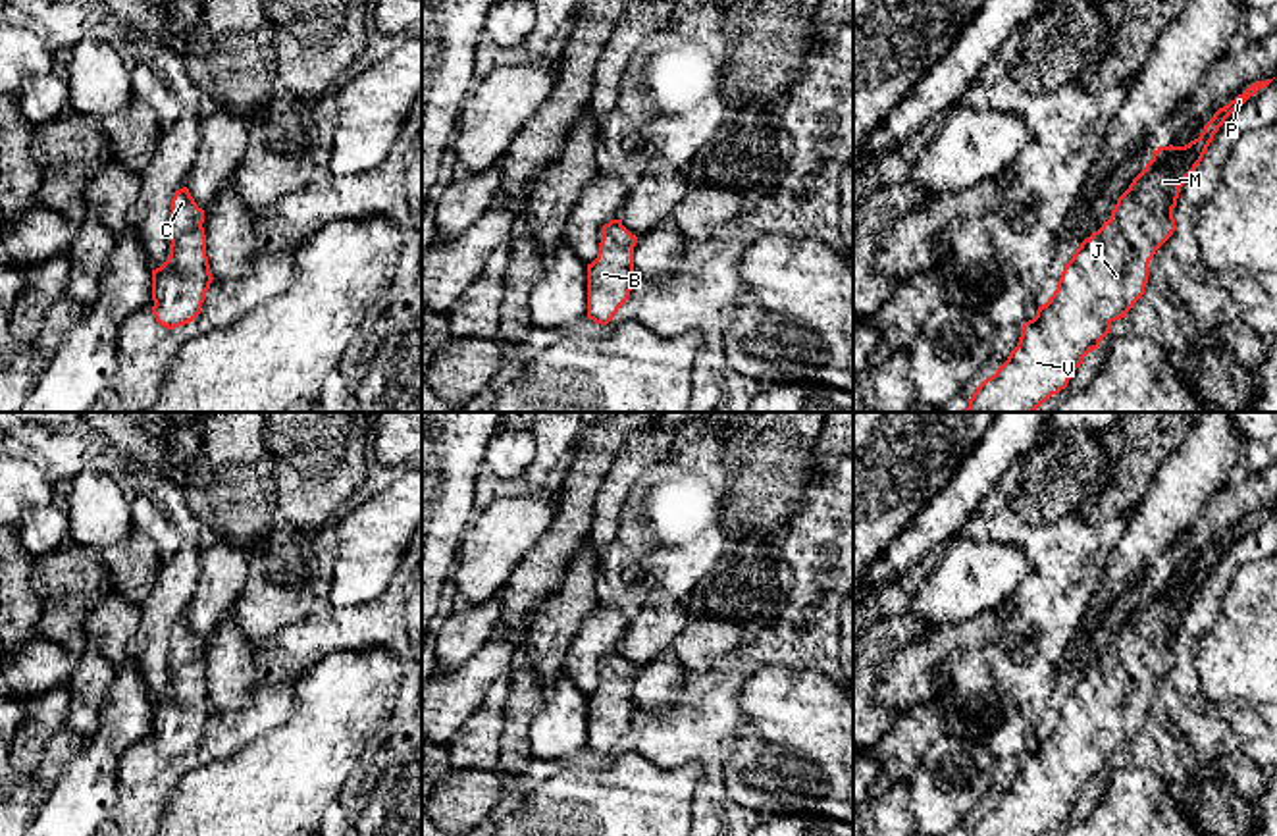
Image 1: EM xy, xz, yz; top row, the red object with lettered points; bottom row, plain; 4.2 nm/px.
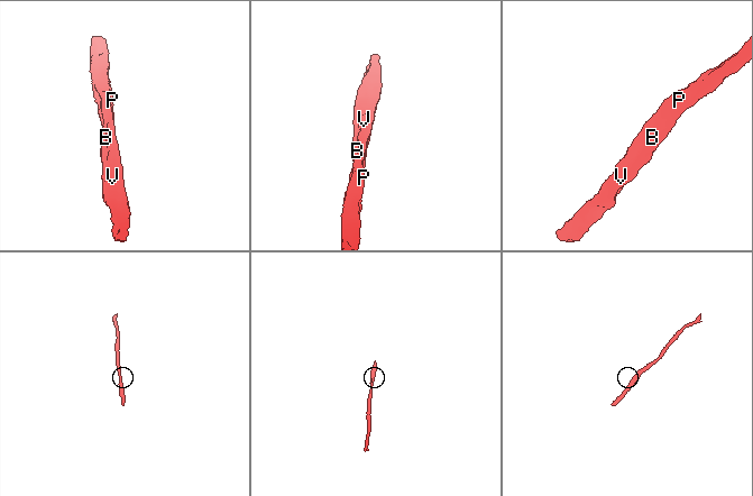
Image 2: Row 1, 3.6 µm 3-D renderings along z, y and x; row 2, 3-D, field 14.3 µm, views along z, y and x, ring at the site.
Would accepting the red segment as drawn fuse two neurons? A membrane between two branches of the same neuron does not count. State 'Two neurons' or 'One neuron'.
One neuron

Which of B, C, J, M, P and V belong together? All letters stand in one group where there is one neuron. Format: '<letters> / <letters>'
B C J M P V

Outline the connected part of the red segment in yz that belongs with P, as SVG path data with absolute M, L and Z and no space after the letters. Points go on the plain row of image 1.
M1271 512L1250 516L1219 539L1188 576L1154 582L1146 599L1117 630L1109 651L1065 695L1050 732L1023 755L1007 792L977 819L969 836L1042 836L1067 819L1111 755L1125 749L1144 726L1148 695L1175 663L1173 640L1183 613L1202 593L1213 566Z

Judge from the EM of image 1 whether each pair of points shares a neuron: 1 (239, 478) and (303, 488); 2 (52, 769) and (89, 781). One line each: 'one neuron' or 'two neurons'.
1: one neuron
2: two neurons

